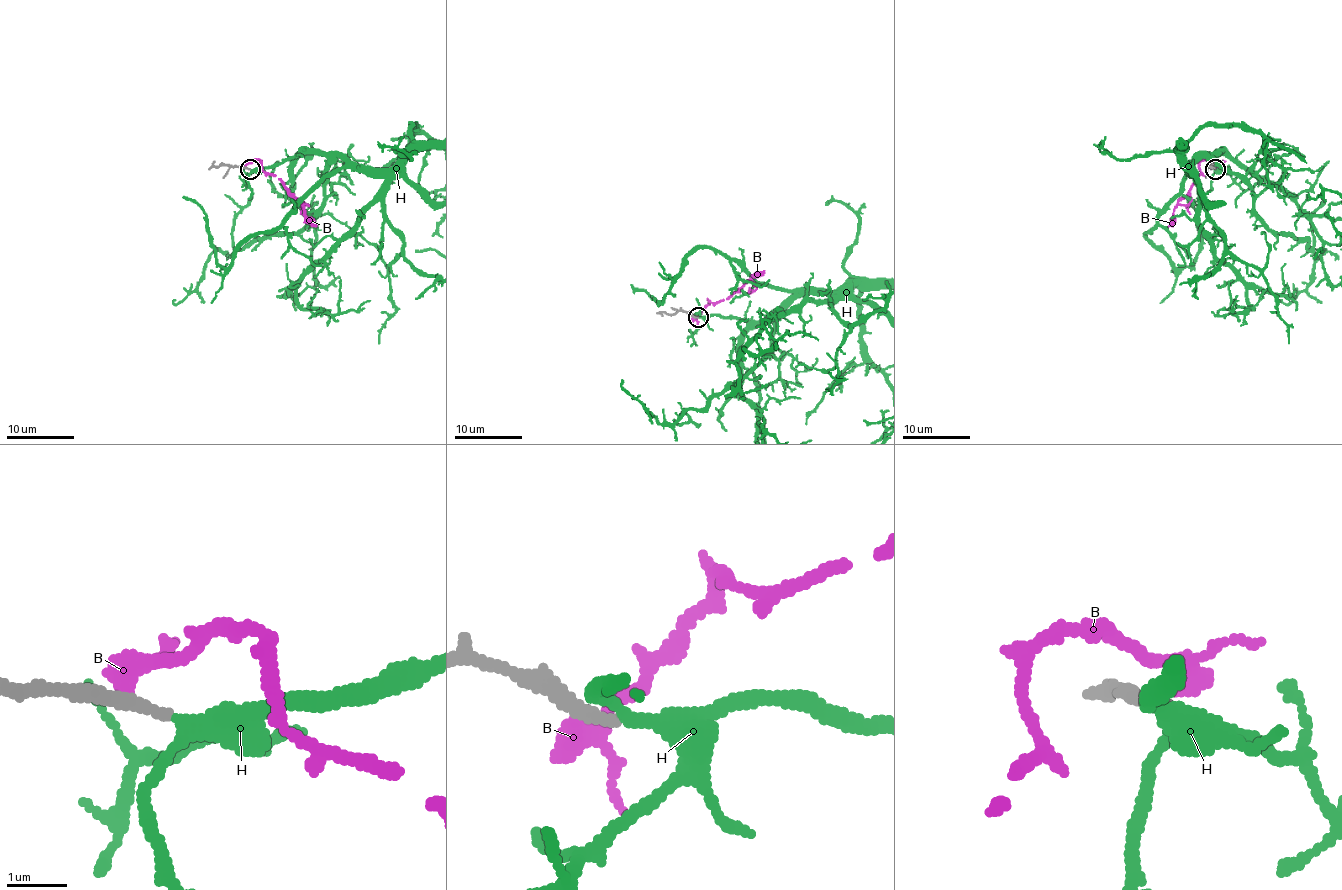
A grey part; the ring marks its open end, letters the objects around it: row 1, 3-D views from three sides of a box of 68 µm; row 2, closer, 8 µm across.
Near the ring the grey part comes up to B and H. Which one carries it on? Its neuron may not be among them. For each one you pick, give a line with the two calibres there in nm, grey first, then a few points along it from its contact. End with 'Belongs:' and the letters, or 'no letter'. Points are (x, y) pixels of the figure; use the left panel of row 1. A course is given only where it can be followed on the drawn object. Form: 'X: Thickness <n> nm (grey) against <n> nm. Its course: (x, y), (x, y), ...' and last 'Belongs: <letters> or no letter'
H: Thickness 240 nm (grey) against 240 nm
Belongs: H

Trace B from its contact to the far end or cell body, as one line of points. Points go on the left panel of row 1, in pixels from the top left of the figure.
B: (244, 166), (254, 159), (261, 163), (266, 173), (278, 178), (300, 202), (305, 215), (317, 227)

